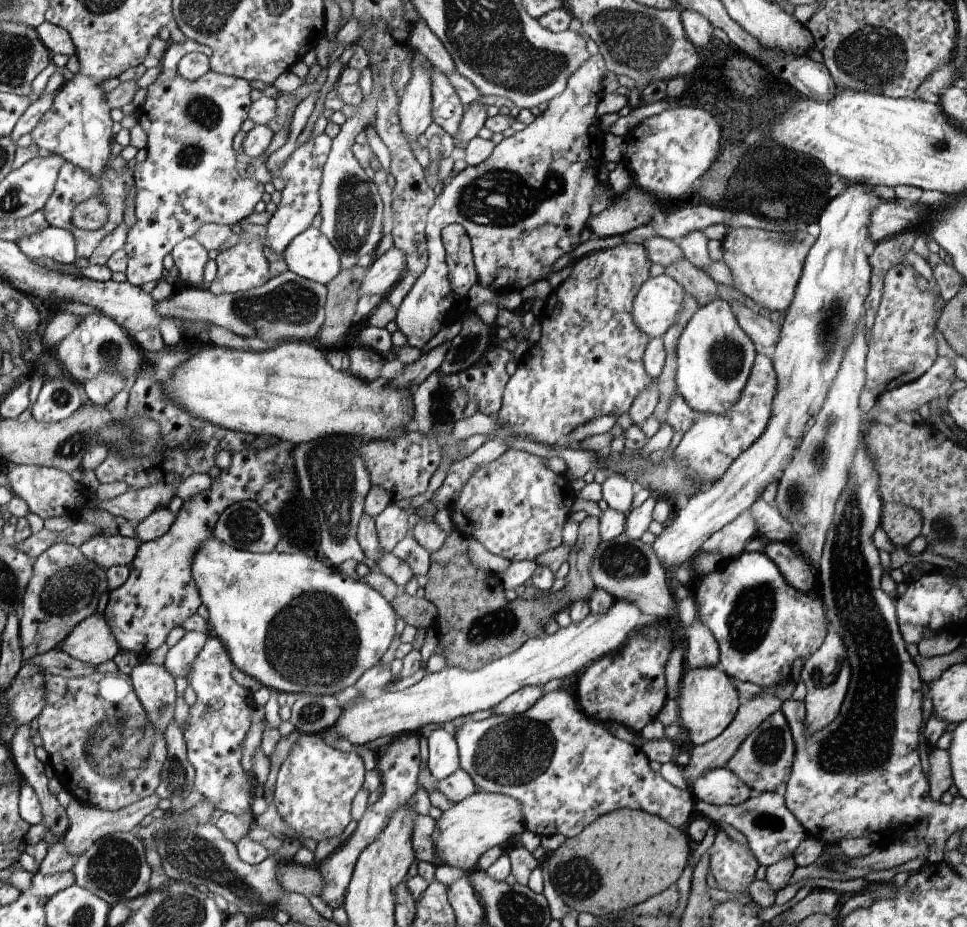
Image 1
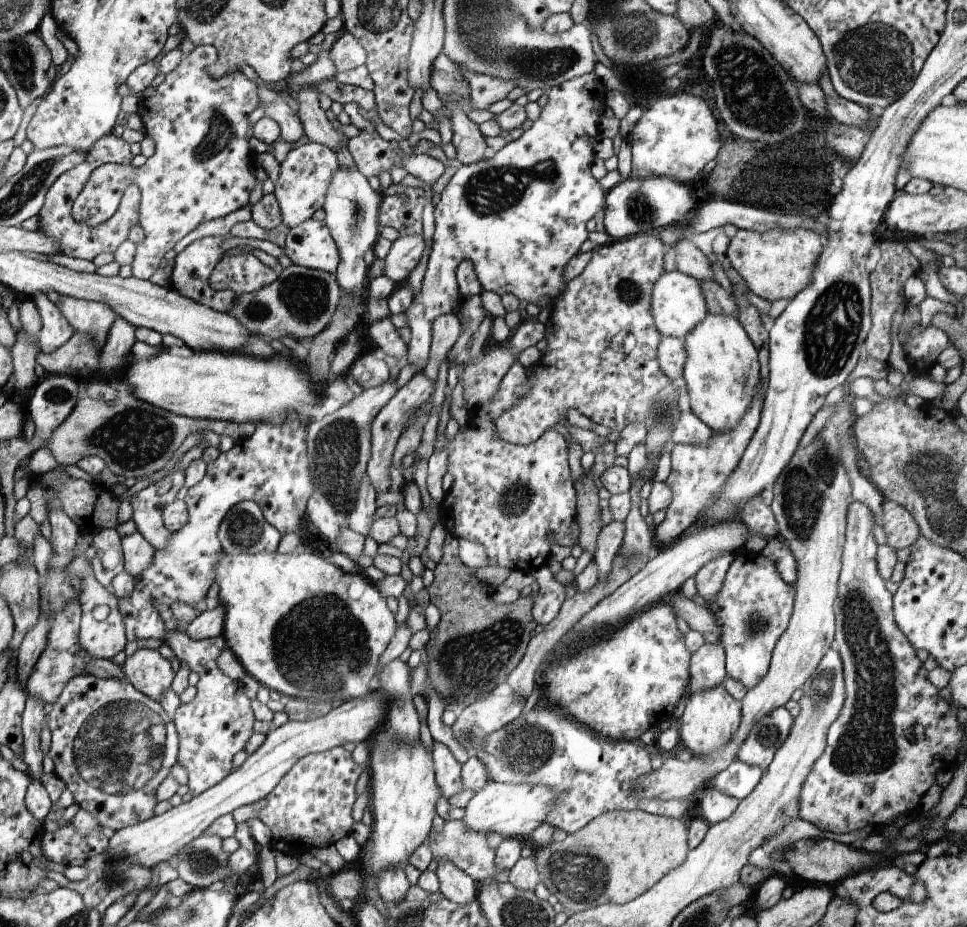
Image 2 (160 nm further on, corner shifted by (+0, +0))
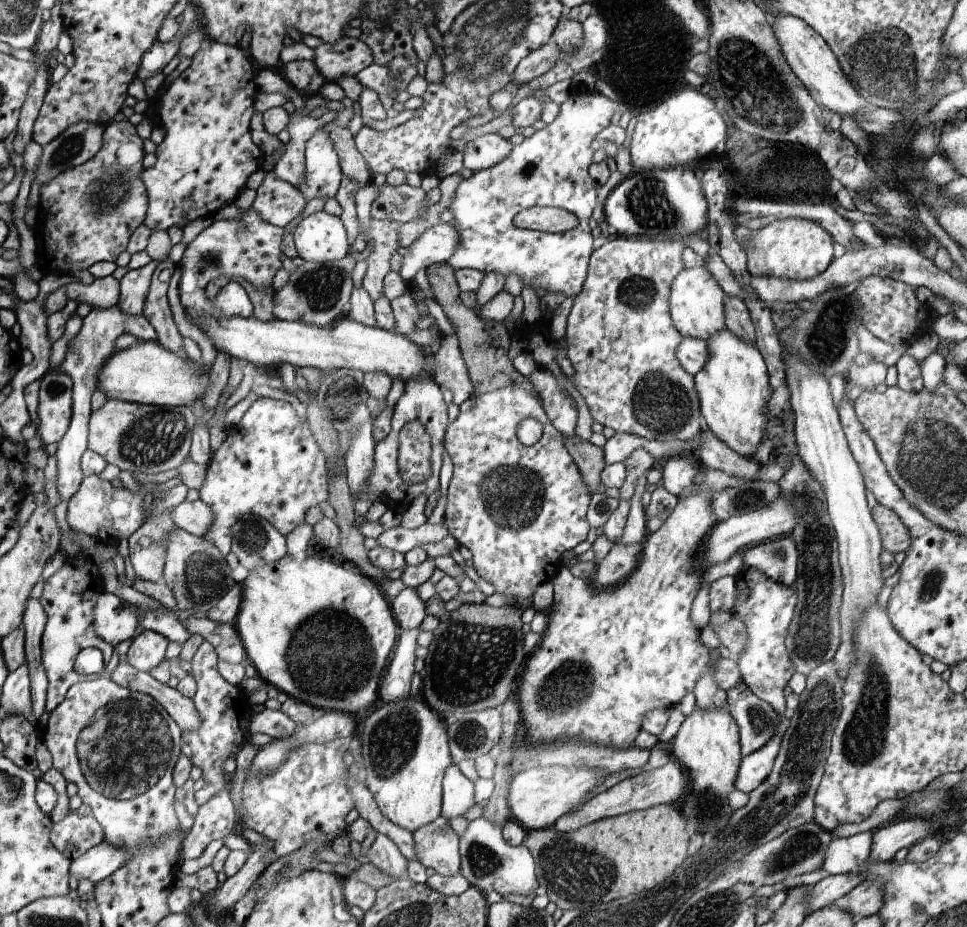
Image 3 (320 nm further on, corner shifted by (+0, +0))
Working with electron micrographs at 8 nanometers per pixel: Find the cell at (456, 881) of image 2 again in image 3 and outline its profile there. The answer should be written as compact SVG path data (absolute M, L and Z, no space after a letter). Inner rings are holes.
M442 816L412 832L416 858L425 868L432 868L436 875L456 876L461 873L462 859L459 836L450 821Z

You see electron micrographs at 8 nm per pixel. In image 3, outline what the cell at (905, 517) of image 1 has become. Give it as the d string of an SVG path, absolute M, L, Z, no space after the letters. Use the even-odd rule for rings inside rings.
M876 504L871 512L881 534L883 549L894 555L906 551L910 547L911 535L900 516L882 504Z

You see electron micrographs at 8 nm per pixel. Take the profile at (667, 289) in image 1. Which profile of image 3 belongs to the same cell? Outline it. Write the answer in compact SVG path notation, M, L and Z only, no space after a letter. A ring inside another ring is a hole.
M706 266L684 268L670 286L668 292L668 312L672 318L674 328L683 337L695 337L700 339L710 338L712 334L718 334L724 330L724 290L712 278L712 274L706 270Z

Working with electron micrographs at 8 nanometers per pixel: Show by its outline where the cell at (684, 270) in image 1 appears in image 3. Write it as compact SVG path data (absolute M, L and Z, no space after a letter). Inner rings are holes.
M724 294L724 324L734 336L744 340L746 344L756 343L756 328L750 318L750 310L744 300Z

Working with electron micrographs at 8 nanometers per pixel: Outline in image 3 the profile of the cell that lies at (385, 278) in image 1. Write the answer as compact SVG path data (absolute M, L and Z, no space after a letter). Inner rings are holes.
M441 223L438 226L433 226L408 246L408 252L402 256L403 260L399 272L401 278L407 283L413 283L420 270L426 271L432 264L447 262L448 258L458 250L458 246L460 246L460 236L452 224Z

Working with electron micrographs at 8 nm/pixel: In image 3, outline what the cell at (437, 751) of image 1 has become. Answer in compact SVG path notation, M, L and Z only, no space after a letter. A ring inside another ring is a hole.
M453 763L444 772L441 816L448 821L465 818L466 812L474 805L474 783Z

